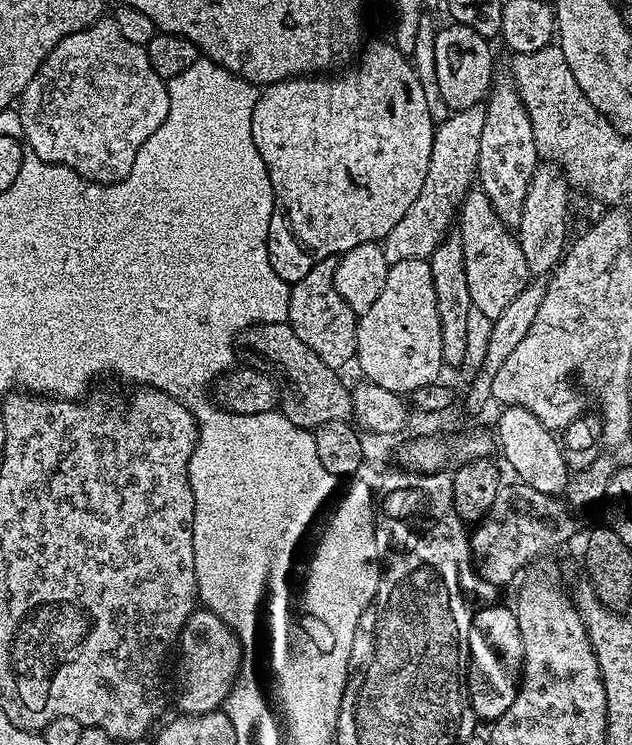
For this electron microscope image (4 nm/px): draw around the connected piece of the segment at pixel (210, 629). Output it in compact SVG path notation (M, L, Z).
M197 610L190 614L186 626L182 626L182 634L178 641L178 656L176 676L180 679L180 693L176 696L176 704L181 713L186 716L197 716L207 712L215 712L228 699L233 684L236 683L236 674L240 671L242 653L236 643L236 636L218 618L218 614L207 610Z

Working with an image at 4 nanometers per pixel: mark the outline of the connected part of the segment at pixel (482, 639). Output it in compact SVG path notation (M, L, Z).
M492 604L472 617L470 642L468 643L471 672L468 677L468 693L477 721L494 722L510 710L516 689L520 687L520 674L524 667L522 634L518 630L518 618L511 607Z

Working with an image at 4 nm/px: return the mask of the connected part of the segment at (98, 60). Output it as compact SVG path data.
M101 18L88 28L83 28L62 38L62 42L58 42L58 46L54 46L54 50L50 50L50 54L42 62L38 74L34 74L34 78L30 78L30 86L26 86L26 90L20 95L19 108L20 128L24 131L22 140L30 149L31 155L42 158L51 164L66 166L77 172L82 179L90 180L93 184L116 184L122 178L126 178L126 174L130 174L130 170L134 166L134 158L138 154L142 142L146 142L146 138L150 138L150 134L154 134L154 130L158 130L158 126L162 126L162 122L166 122L166 114L170 110L170 98L168 97L167 83L150 66L147 47L129 42L123 36L122 30L118 30L118 22L115 18Z

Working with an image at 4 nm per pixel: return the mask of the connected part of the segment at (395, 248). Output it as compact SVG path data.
M477 106L464 109L461 112L453 111L442 123L435 125L436 137L432 143L432 153L430 154L430 166L426 170L426 182L422 182L422 190L418 193L418 198L414 198L410 210L402 216L402 222L386 234L382 241L382 247L388 265L394 265L403 260L427 260L438 250L438 246L444 241L444 237L449 235L451 226L457 219L460 205L464 202L464 197L468 195L473 187L472 179L477 179L478 173L478 148L482 142L482 128L484 126L485 109Z

